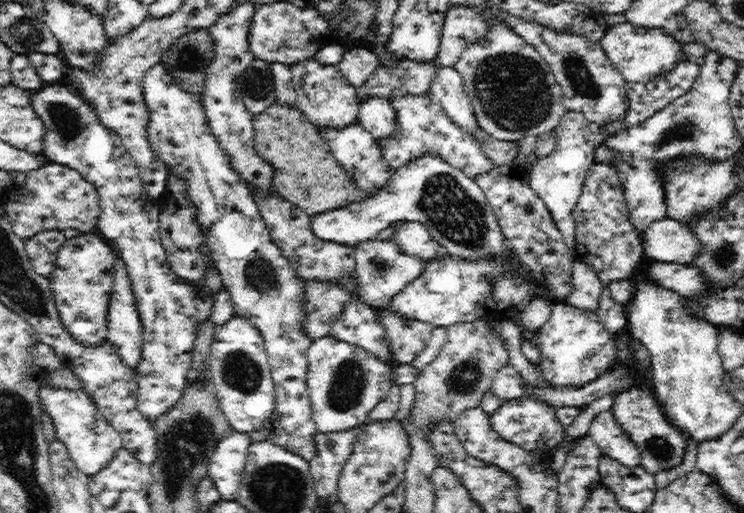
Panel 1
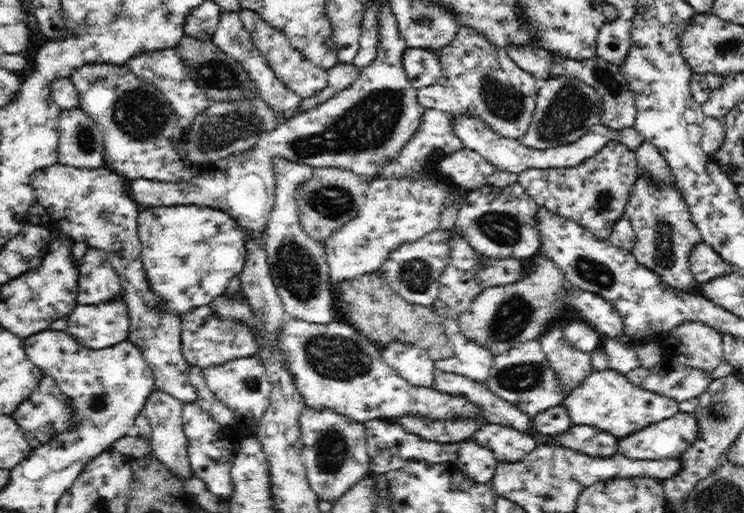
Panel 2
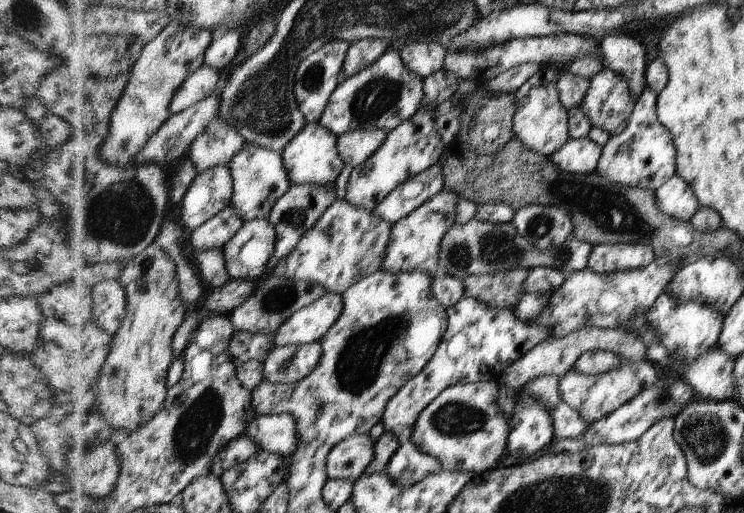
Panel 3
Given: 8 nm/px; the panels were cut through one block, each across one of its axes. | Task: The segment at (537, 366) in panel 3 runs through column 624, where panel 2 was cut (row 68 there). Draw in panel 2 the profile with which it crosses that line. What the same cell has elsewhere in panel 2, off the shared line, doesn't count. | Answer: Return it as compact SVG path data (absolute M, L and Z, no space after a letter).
M339 62L332 68L327 69L327 72L329 73L328 87L326 87L325 90L322 90L318 96L314 96L314 98L302 99L301 110L309 111L316 105L326 102L330 97L336 96L337 92L348 88L356 78L358 78L360 68L358 68L354 63L346 64Z

